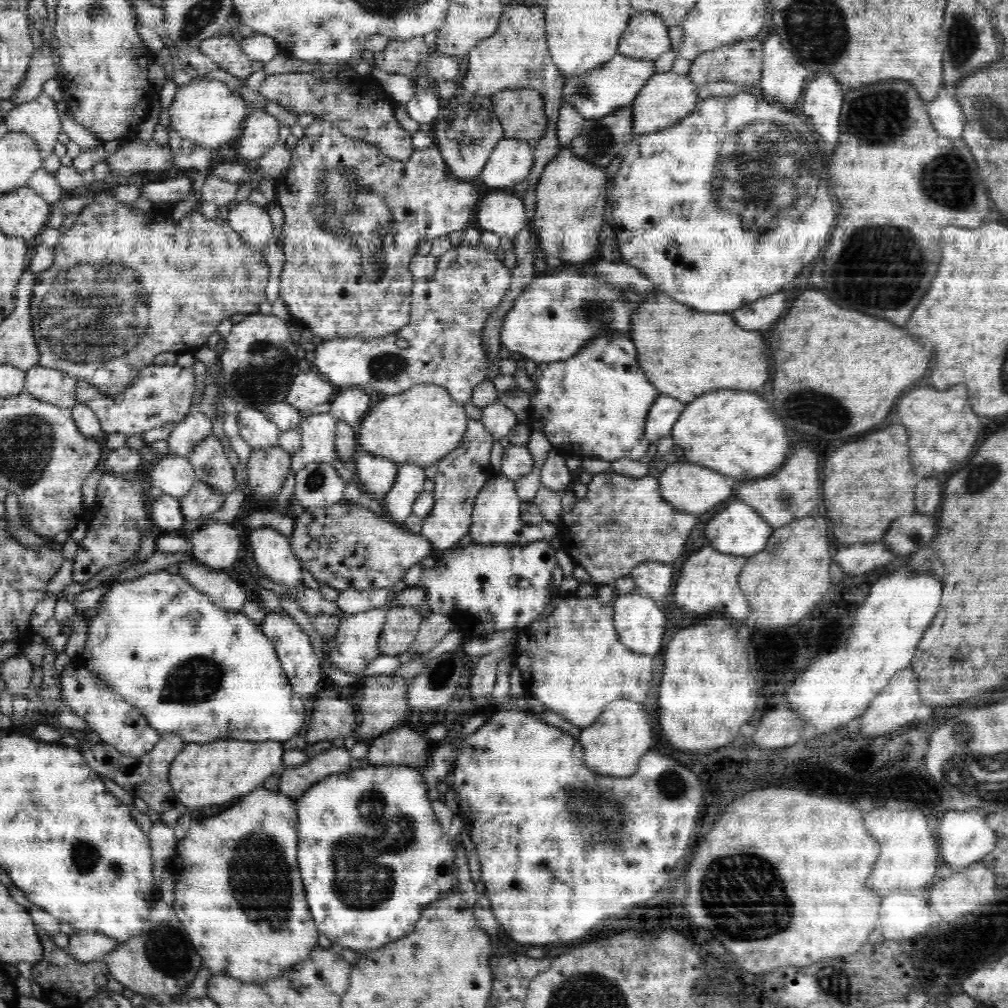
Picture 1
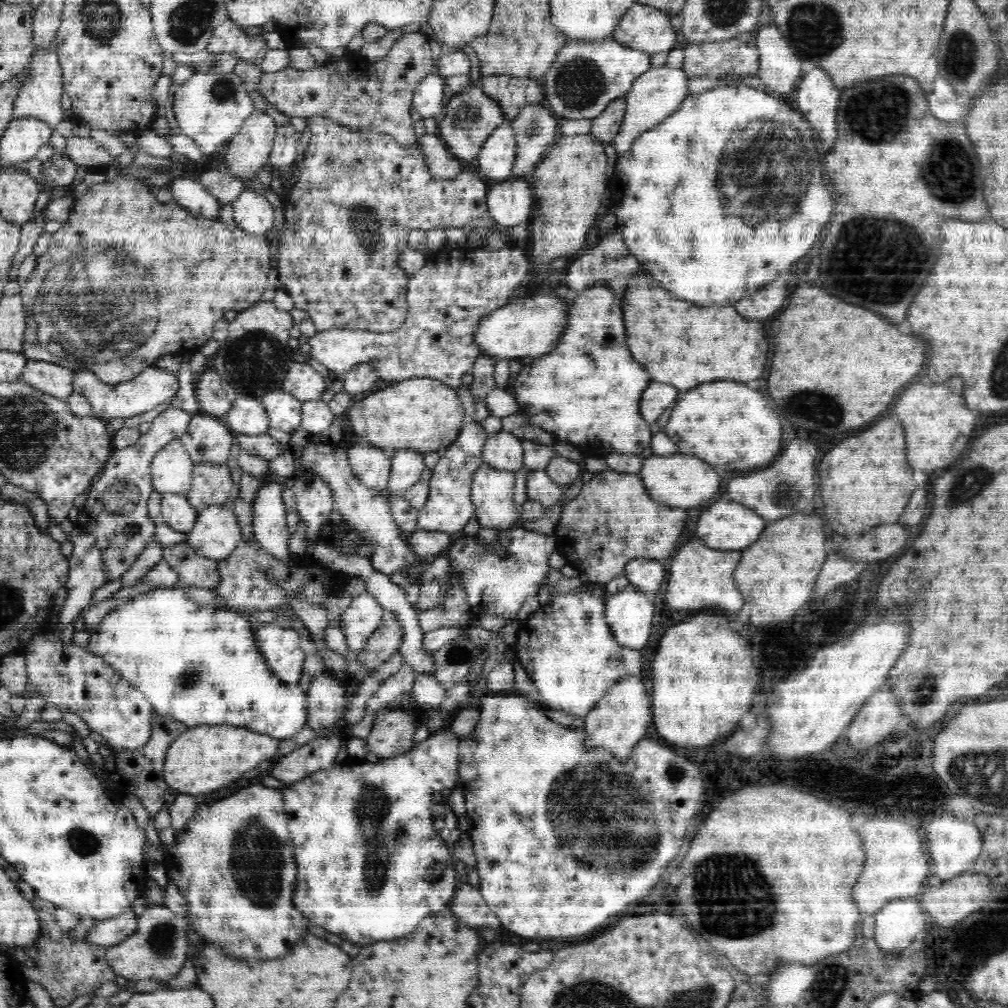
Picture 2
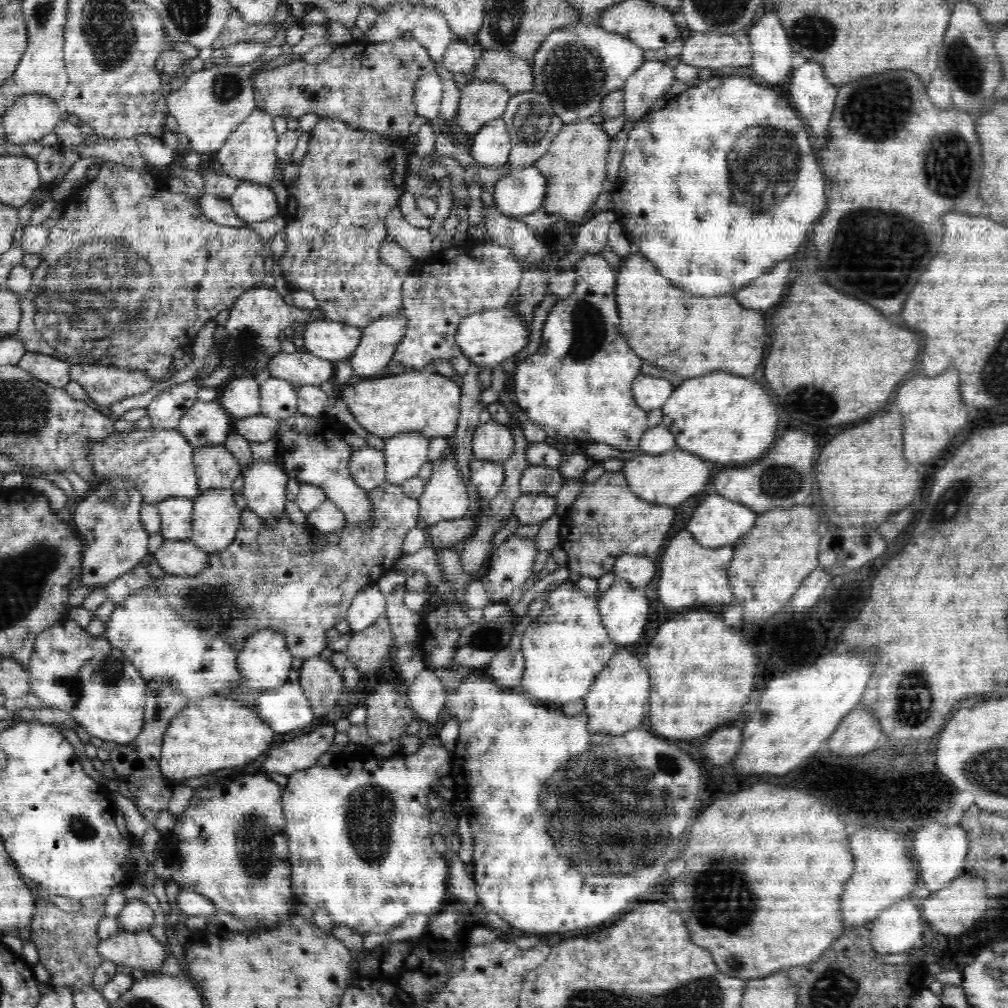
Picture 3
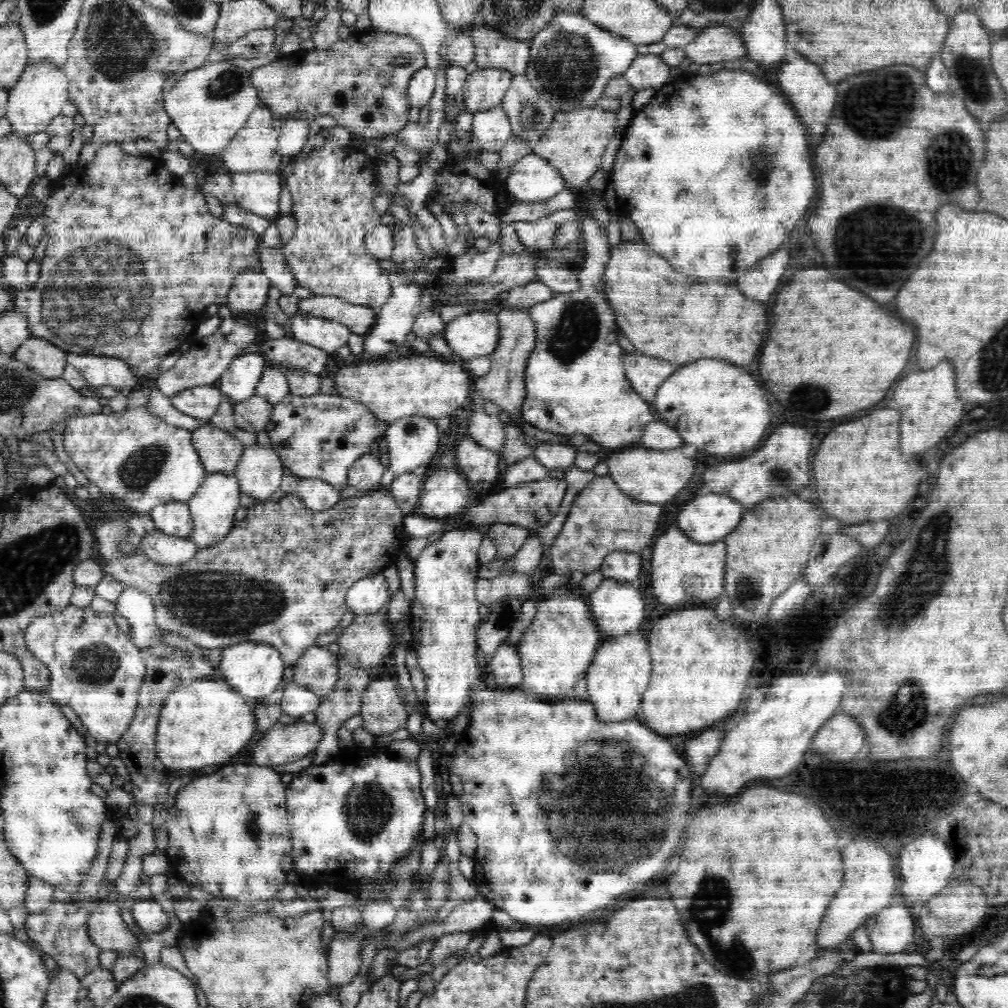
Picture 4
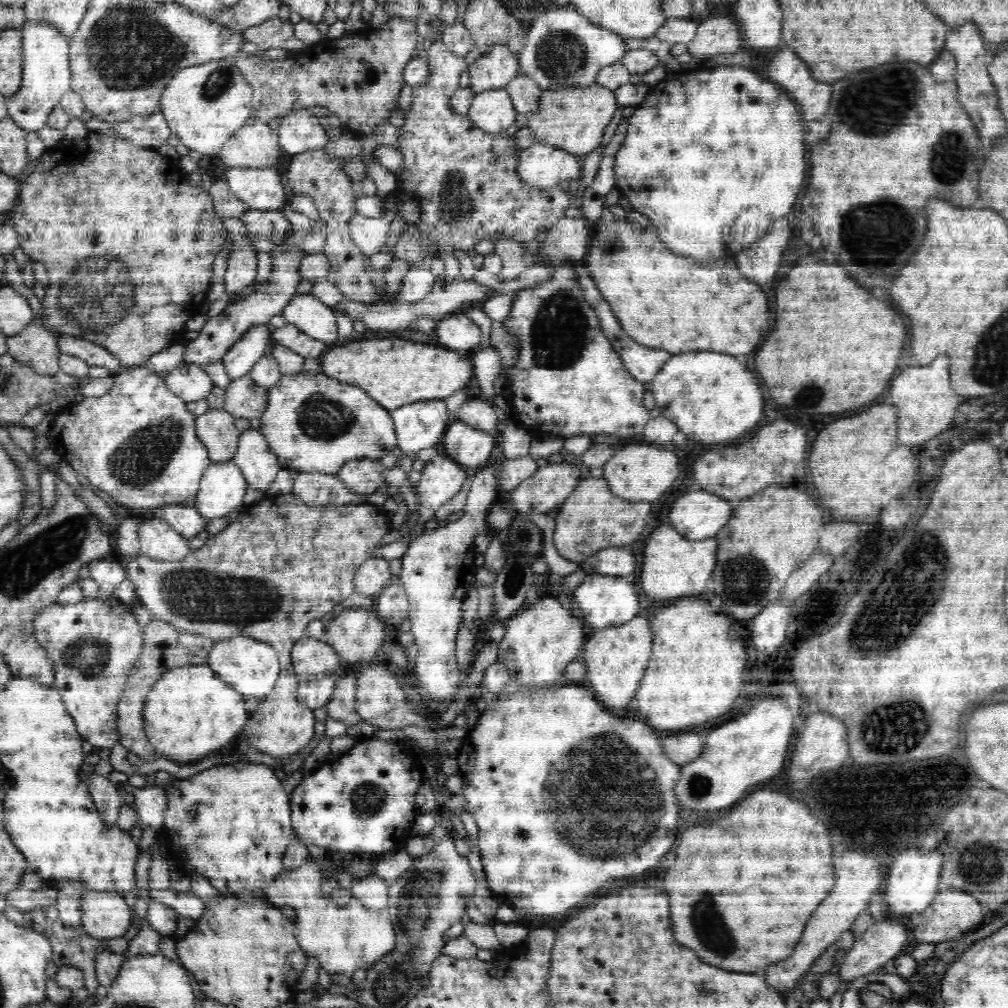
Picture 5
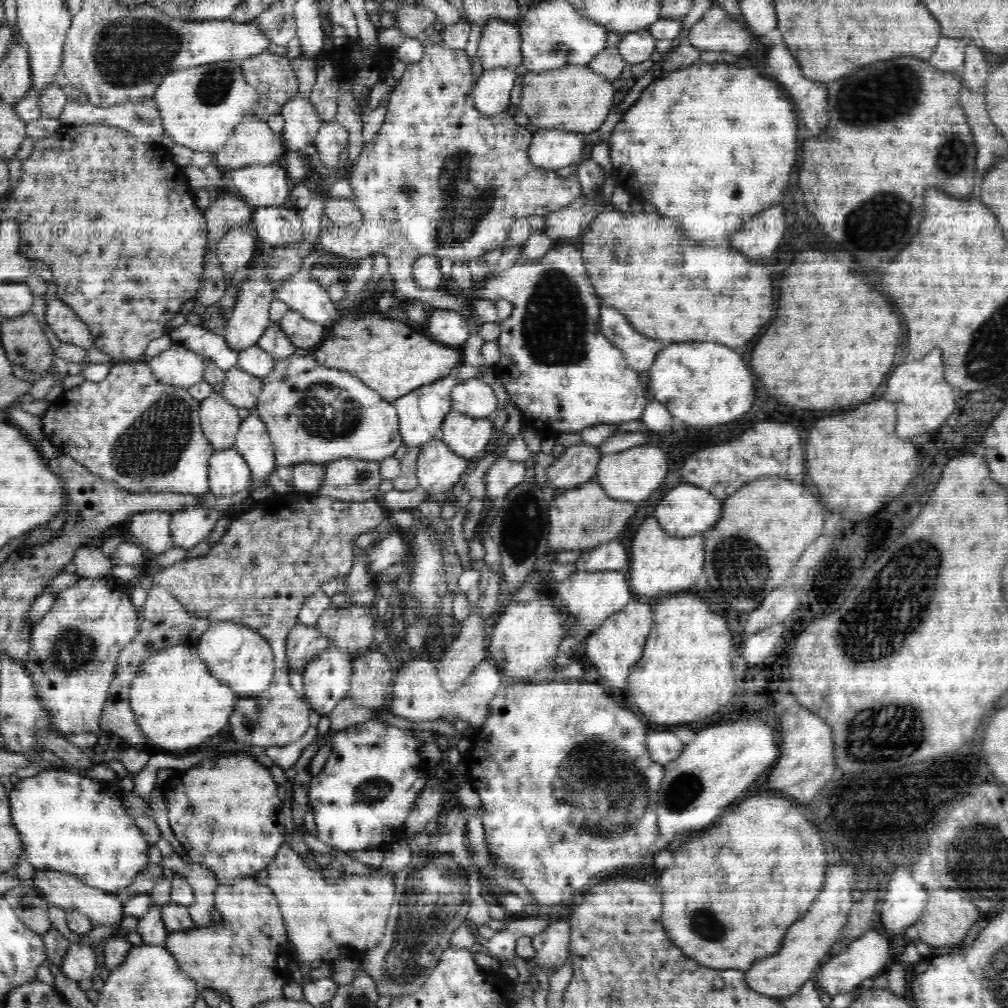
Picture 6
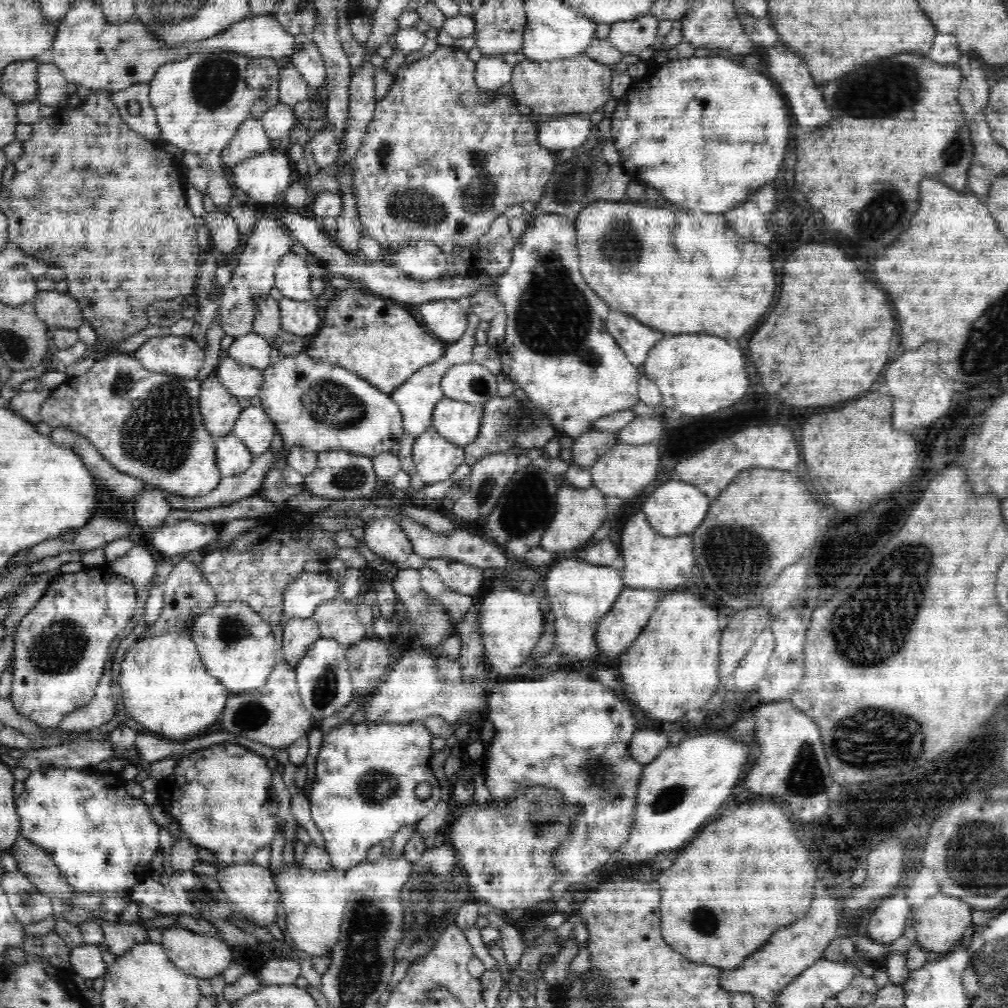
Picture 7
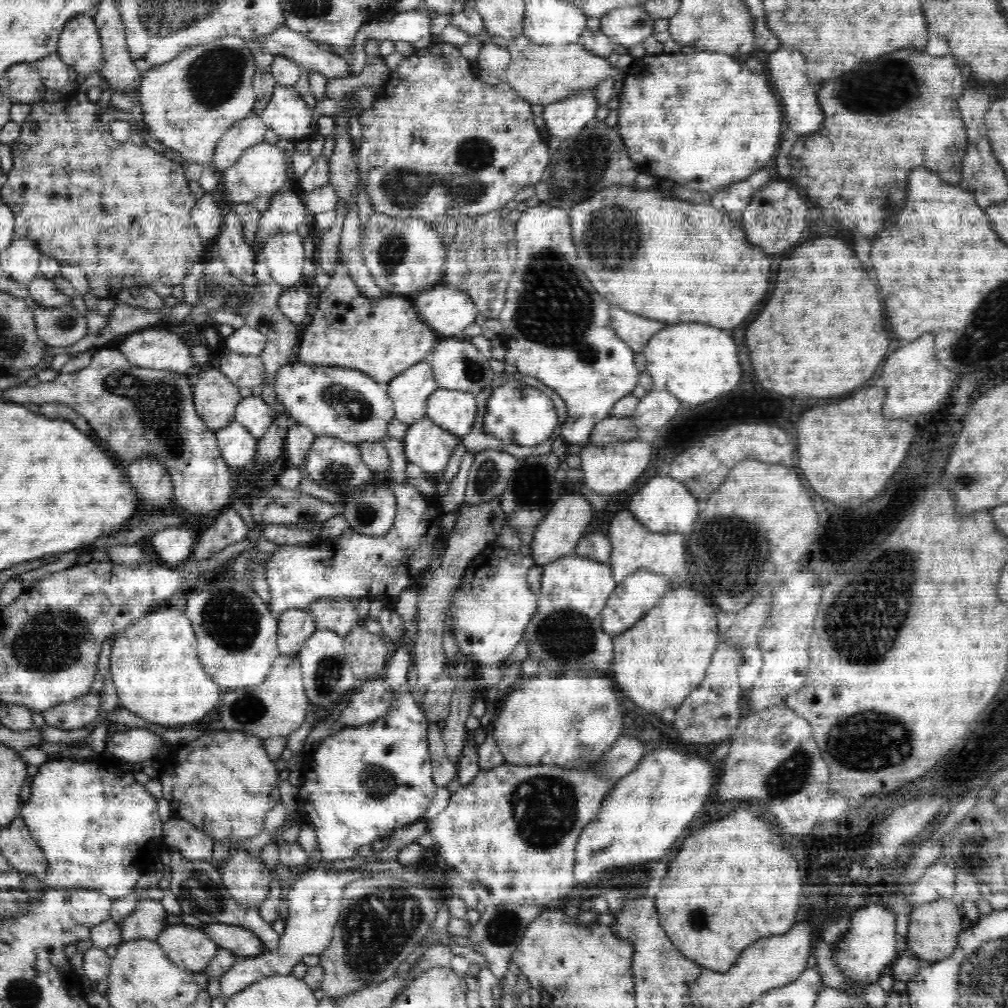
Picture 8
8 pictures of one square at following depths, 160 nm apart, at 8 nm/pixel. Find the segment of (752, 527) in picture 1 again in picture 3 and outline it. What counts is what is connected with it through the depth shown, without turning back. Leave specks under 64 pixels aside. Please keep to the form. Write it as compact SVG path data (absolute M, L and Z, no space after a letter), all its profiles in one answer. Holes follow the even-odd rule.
M708 496L688 522L688 530L698 544L706 548L734 545L742 534L748 534L756 522L756 514L744 504L726 500L724 496Z

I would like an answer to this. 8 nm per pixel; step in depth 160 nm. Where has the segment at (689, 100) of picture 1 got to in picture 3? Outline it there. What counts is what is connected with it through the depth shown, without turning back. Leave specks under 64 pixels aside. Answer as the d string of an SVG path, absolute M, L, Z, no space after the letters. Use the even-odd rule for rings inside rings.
M646 60L633 72L624 85L624 118L632 122L640 122L644 116L650 113L652 104L661 97L668 97L679 88L674 67L660 60Z

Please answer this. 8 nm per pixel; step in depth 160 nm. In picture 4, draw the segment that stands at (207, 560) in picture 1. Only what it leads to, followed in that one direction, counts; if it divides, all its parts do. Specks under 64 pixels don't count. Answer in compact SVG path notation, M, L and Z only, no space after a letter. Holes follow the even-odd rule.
M217 473L206 476L198 492L187 502L193 520L189 538L199 549L219 544L233 530L234 515L240 506L240 493L241 488L235 475Z

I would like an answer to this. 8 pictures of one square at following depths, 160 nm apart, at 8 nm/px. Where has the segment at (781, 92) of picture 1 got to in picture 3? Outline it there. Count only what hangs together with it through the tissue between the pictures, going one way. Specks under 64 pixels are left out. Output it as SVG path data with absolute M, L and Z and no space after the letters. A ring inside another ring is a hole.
M766 12L747 30L756 76L768 84L784 84L793 72L794 52L777 12Z

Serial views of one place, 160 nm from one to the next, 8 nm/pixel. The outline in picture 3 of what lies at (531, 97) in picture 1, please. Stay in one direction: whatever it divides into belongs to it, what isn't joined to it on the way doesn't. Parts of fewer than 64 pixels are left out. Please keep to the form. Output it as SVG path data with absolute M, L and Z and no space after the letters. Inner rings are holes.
M484 51L470 77L482 82L497 82L511 97L534 88L531 63L512 52Z

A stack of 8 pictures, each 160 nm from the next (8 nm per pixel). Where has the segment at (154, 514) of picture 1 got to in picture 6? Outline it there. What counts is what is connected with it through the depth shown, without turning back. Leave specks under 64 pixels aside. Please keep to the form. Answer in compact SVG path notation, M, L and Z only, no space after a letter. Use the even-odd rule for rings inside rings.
M192 507L180 512L171 512L169 515L175 548L189 550L208 540L216 522L225 514L216 509Z

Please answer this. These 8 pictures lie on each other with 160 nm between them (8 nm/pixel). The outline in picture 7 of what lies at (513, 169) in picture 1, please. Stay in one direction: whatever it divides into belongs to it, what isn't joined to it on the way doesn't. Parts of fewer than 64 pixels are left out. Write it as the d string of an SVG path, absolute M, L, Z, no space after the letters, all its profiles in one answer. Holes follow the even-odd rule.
M482 57L482 60L476 62L475 83L480 92L498 94L502 86L511 84L512 70L513 67L502 57Z

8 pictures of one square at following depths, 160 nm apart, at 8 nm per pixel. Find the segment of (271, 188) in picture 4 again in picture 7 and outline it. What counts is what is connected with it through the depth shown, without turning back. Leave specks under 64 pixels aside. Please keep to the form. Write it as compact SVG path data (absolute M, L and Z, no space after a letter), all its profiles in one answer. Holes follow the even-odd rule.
M271 148L234 165L230 177L252 204L280 204L282 194L292 185L292 166L284 148Z

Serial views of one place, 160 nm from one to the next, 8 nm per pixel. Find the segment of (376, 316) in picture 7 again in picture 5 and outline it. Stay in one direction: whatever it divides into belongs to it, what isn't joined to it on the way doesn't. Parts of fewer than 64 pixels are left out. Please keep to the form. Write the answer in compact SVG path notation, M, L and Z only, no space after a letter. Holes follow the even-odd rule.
M398 338L350 342L334 346L323 355L324 374L338 382L359 385L390 412L412 402L450 397L466 388L474 375L473 362L464 358L460 351L440 350L439 347L428 346L428 343L412 344Z

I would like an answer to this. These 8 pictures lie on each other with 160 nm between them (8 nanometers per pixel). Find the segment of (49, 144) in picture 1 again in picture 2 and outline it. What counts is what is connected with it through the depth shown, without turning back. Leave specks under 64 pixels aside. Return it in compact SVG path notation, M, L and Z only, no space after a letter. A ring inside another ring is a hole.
M55 48L50 51L34 52L27 68L26 80L20 84L16 102L12 112L14 119L16 118L37 118L48 123L48 126L56 130L58 123L63 120L62 114L65 110L62 109L62 91L63 88L63 72L61 71L60 61L56 55Z

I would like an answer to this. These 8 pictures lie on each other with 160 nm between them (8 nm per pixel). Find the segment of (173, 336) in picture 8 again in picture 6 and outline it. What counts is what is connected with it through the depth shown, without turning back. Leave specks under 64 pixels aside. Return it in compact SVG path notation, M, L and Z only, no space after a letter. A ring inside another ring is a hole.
M178 344L148 360L152 374L168 384L190 388L204 378L205 358Z

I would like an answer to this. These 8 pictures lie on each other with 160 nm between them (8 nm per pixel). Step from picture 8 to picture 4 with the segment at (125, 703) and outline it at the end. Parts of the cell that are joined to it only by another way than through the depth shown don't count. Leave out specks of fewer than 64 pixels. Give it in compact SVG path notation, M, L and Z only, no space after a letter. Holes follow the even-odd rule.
M203 677L192 684L180 684L164 698L154 748L169 772L230 762L236 754L253 746L259 737L253 713L255 702L218 679Z

